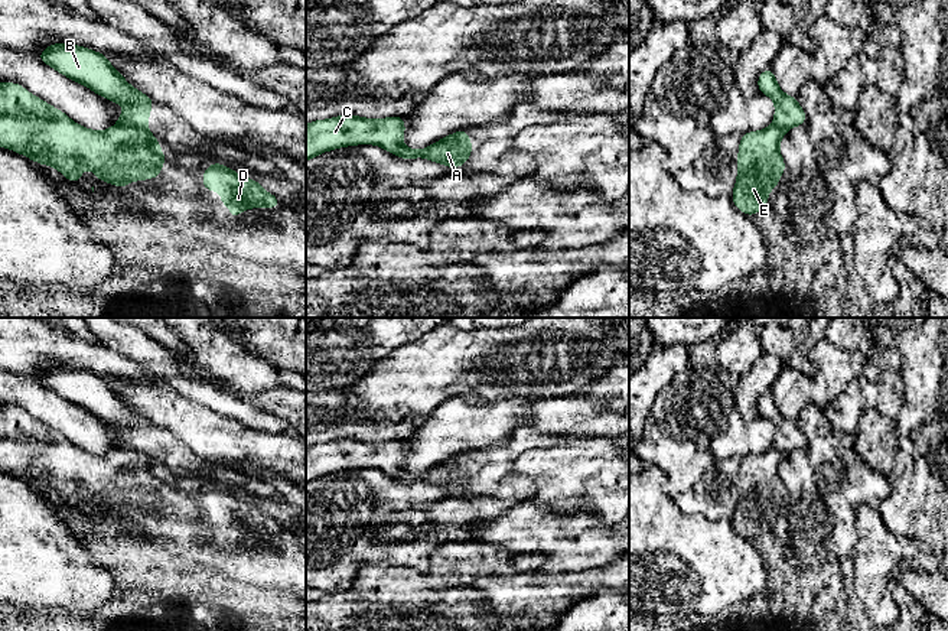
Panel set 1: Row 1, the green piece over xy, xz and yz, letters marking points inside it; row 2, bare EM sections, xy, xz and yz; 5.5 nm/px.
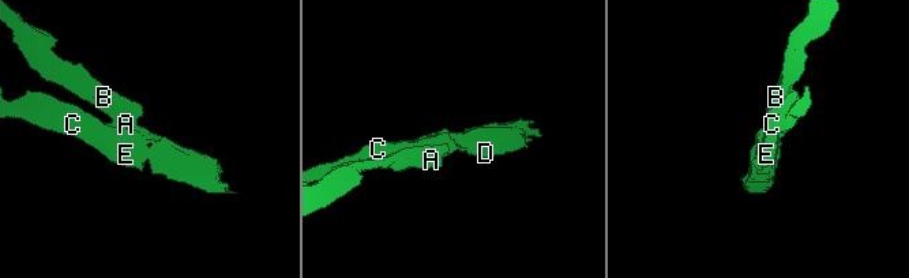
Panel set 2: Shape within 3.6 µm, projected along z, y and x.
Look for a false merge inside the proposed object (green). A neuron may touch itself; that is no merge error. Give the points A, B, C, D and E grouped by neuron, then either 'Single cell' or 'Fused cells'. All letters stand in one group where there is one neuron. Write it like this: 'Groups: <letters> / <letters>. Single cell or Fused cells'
Groups: A B / C D E. Fused cells

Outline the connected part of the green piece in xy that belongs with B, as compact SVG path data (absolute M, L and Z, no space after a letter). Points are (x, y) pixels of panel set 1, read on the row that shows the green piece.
M52 43L46 49L43 49L38 55L38 58L46 65L61 72L62 75L65 75L66 78L88 87L95 94L117 104L123 104L126 108L120 114L117 124L147 129L149 113L152 110L152 105L156 103L141 91L133 88L123 78L123 75L113 68L105 55L91 51L85 46L75 46L69 43Z

